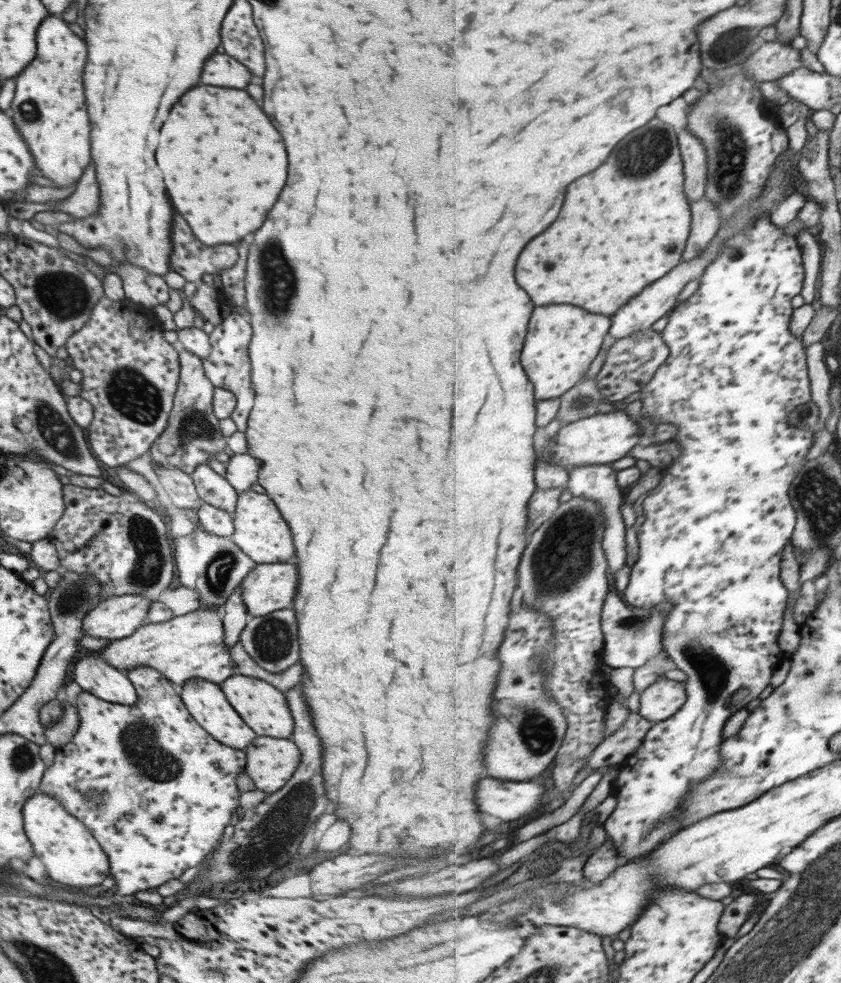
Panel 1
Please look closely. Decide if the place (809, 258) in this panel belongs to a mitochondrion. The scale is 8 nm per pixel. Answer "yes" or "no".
no

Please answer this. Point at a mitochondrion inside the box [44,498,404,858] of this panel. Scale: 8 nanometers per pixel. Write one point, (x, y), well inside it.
(139, 741)

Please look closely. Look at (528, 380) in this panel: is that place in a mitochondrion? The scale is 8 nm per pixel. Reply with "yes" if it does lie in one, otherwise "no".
no

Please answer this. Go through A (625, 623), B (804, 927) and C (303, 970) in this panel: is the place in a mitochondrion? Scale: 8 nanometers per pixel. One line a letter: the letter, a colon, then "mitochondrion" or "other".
A: mitochondrion
B: mitochondrion
C: other

